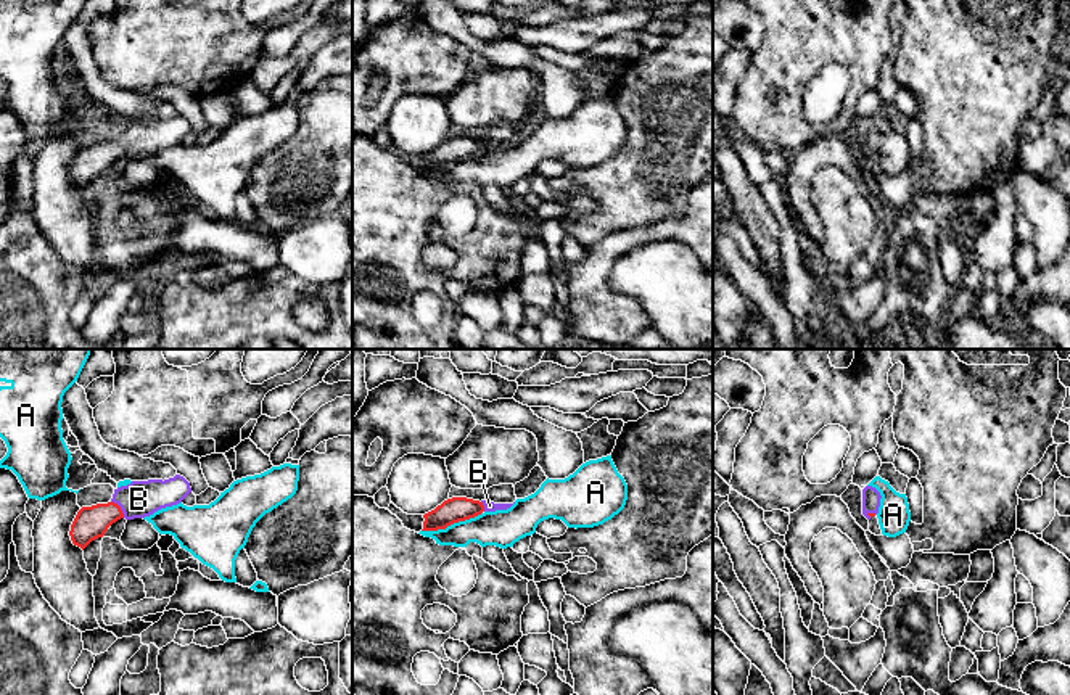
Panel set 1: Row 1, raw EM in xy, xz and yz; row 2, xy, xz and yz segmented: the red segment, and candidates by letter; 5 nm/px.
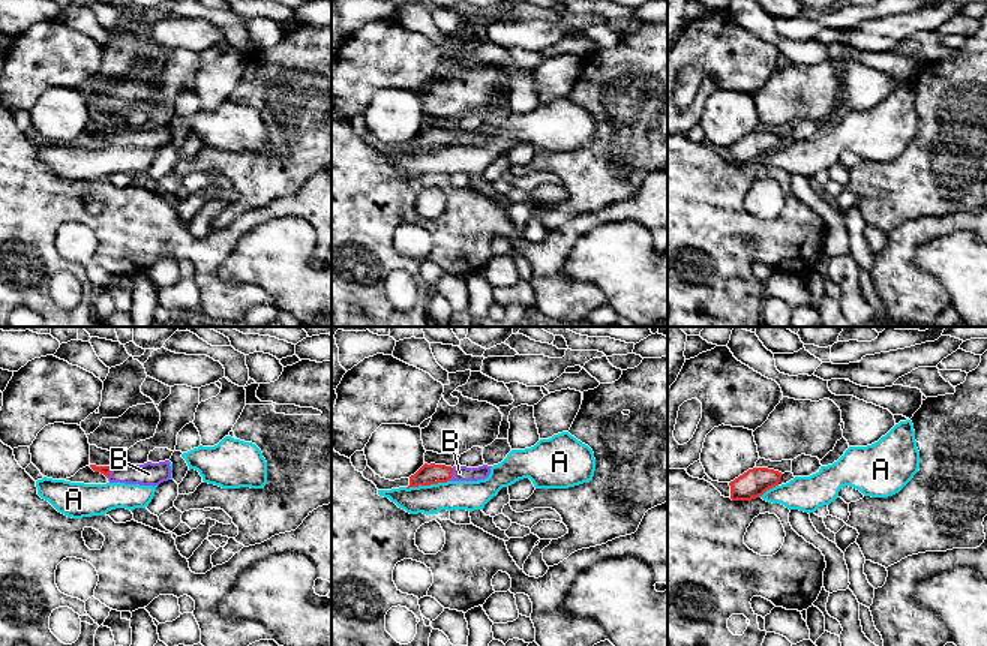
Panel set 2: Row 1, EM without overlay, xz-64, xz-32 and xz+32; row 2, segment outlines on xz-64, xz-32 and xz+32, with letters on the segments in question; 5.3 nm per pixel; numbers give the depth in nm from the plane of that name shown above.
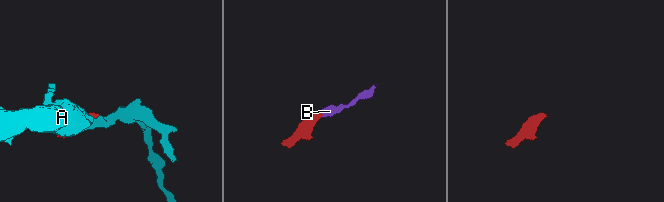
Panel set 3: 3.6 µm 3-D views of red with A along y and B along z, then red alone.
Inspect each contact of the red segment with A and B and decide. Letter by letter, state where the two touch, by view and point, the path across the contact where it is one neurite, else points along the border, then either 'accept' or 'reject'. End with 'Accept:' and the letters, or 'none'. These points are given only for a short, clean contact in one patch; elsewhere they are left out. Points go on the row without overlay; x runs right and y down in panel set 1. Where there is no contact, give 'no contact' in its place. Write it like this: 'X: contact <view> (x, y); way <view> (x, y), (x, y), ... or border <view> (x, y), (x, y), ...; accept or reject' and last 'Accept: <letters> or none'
A: contact xz (451, 163); border xz (481, 152), (444, 168), (422, 171); reject
B: contact xy (119, 148); way xy (90, 163), (119, 148), (126, 142), (139, 139); accept
Accept: B

